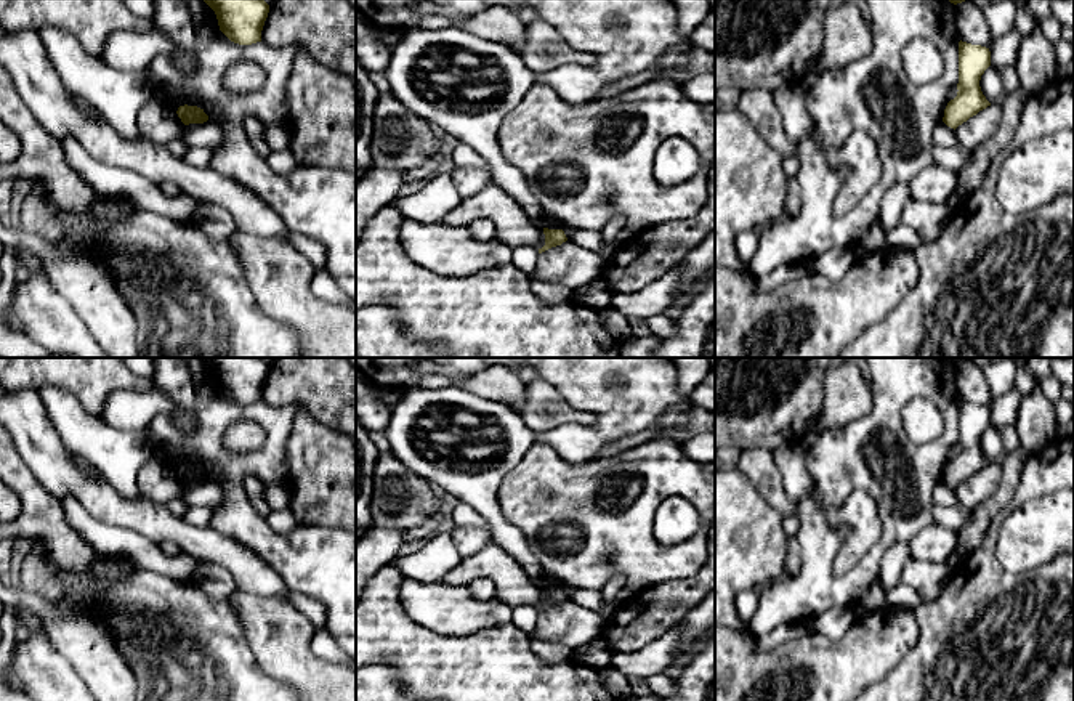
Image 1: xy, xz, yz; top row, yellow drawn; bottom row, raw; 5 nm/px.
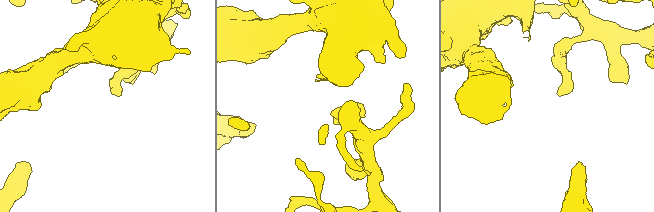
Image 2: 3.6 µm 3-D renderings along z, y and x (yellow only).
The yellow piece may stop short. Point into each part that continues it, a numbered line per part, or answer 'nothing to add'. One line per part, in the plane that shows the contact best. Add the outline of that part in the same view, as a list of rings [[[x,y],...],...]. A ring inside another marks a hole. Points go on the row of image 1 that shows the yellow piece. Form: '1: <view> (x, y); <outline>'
nothing to add

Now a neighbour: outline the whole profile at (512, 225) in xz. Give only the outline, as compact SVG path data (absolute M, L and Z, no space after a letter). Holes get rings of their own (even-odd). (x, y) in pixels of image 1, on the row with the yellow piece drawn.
M492 181L478 194L450 210L441 221L449 226L468 226L474 220L487 218L495 225L495 237L515 247L542 249L543 226L531 221L521 207Z

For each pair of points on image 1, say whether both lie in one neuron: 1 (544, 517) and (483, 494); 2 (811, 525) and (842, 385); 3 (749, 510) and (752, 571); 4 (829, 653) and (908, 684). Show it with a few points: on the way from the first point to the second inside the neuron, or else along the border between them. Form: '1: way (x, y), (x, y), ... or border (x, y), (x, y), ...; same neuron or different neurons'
1: border (515, 465), (504, 477), (499, 488), (500, 512); different neurons
2: border (868, 413), (848, 424), (824, 430); different neurons
3: way (749, 525), (749, 557); same neuron
4: border (912, 647), (885, 676), (871, 684); different neurons

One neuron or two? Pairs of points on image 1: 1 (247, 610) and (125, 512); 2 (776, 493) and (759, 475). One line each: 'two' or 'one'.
1: two
2: one

